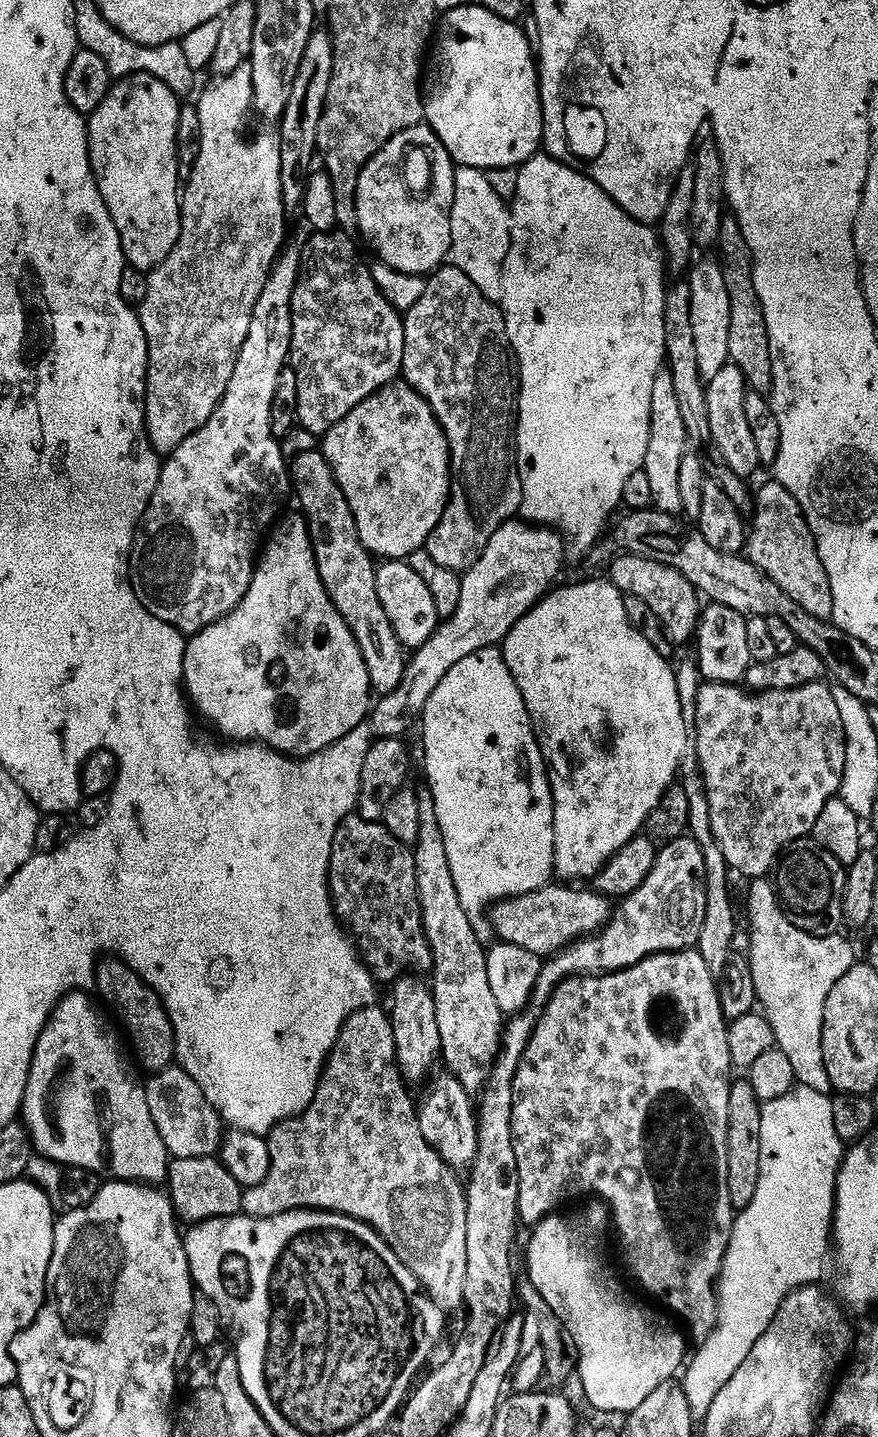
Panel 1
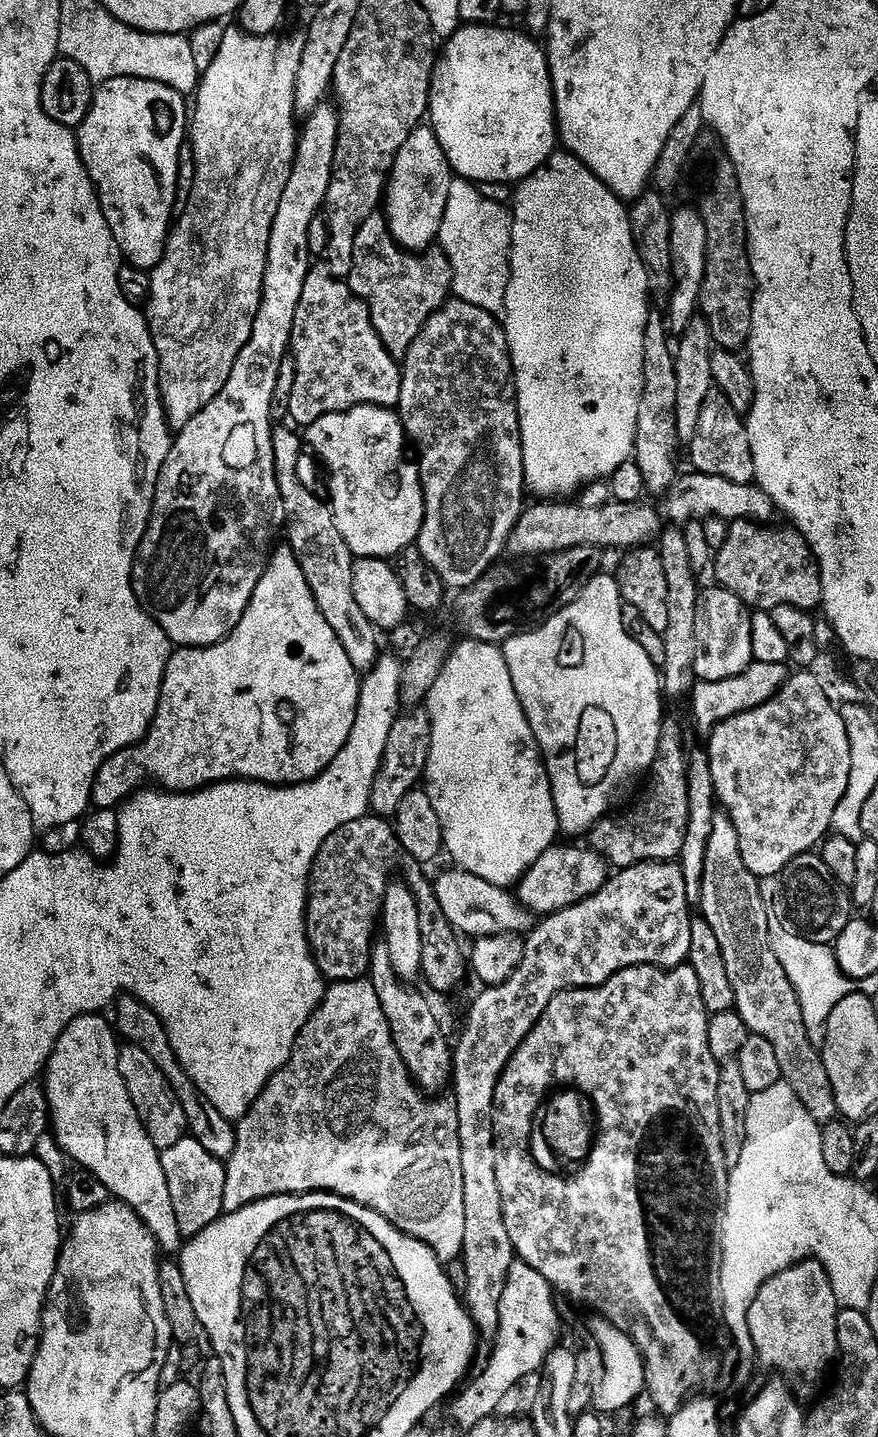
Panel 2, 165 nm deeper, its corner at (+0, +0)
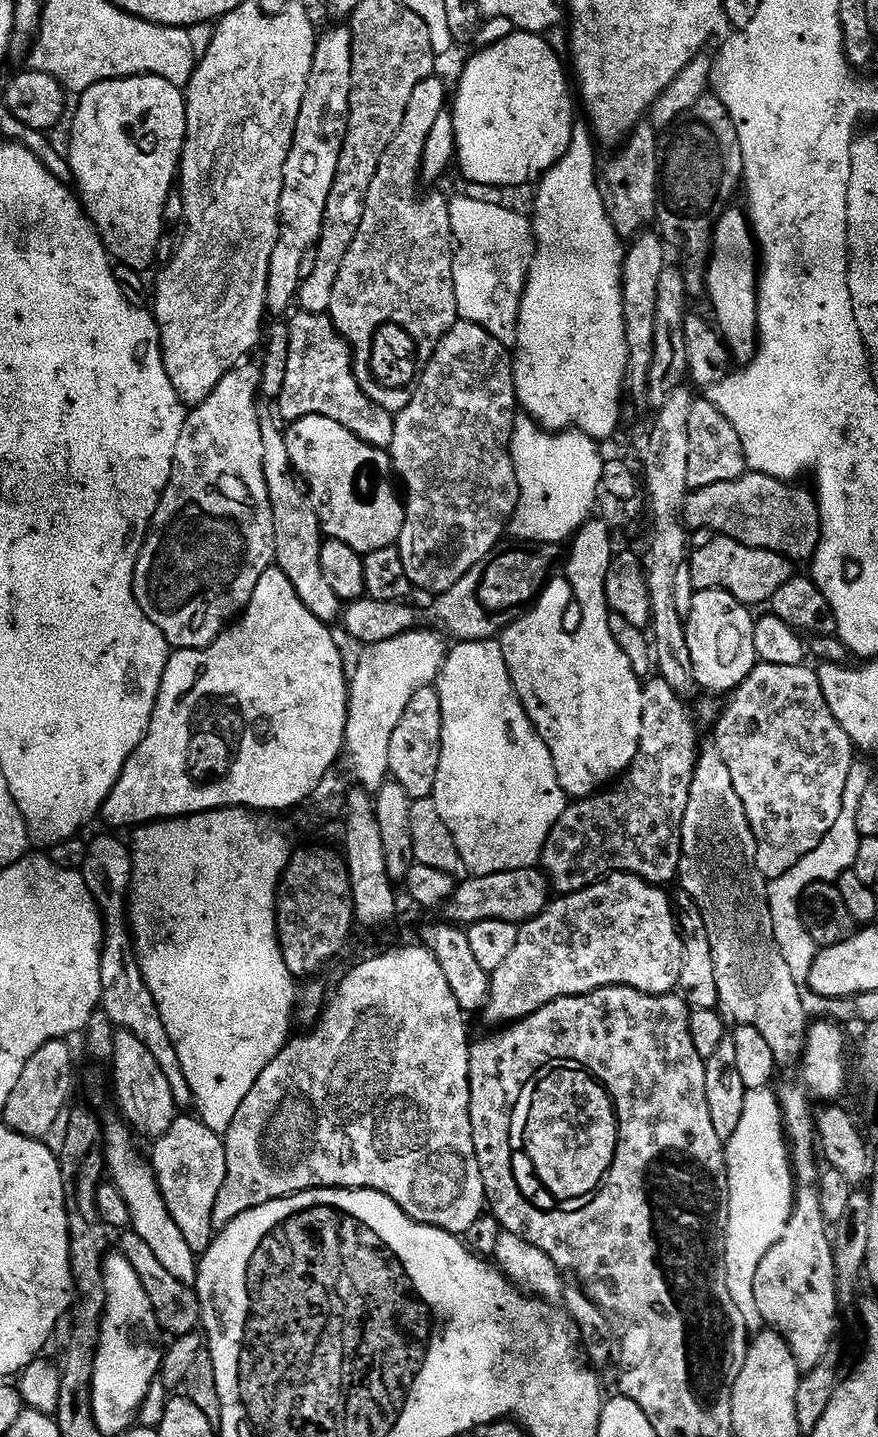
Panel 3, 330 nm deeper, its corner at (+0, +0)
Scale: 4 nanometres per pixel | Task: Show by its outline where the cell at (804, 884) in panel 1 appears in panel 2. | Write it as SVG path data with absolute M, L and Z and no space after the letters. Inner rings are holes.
M805 854L789 862L782 873L784 896L792 911L792 920L797 924L799 935L815 944L835 945L836 940L854 919L854 901L849 885L838 882L823 855Z

